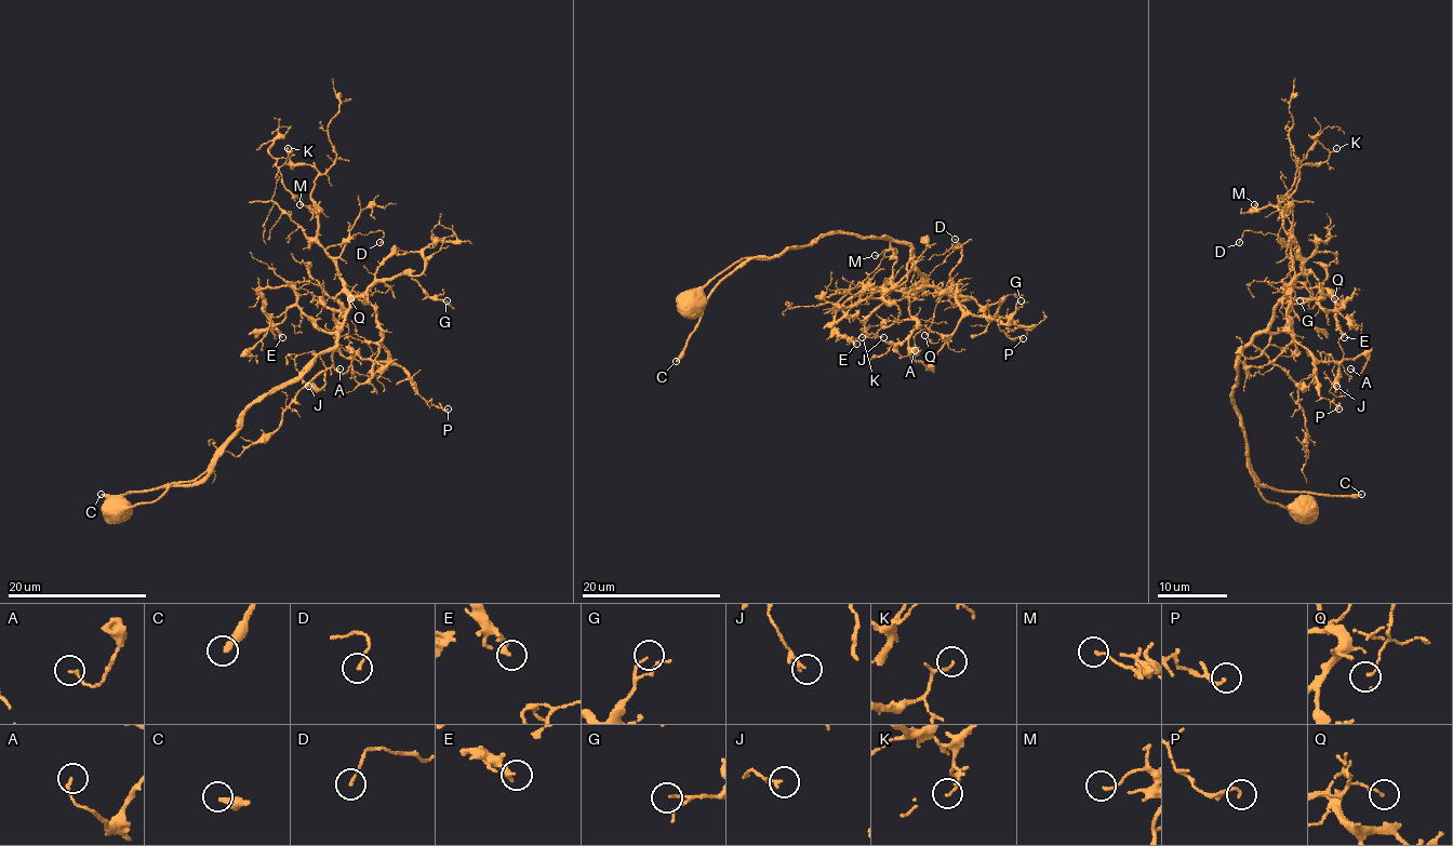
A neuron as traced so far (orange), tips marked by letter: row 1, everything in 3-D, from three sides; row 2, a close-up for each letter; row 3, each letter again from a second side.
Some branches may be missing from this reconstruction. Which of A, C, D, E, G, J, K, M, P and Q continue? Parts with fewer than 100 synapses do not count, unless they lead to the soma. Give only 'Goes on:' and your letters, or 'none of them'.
Goes on: C

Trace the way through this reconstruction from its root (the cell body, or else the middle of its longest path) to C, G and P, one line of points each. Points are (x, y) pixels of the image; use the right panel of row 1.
C: (1303, 511), (1298, 514), (1280, 504), (1268, 502), (1260, 488), (1271, 486), (1282, 492), (1328, 495), (1361, 494)
G: (1303, 511), (1263, 497), (1234, 403), (1237, 358), (1296, 278), (1311, 273), (1322, 296), (1300, 300)
P: (1303, 511), (1263, 497), (1234, 403), (1237, 358), (1285, 296), (1288, 326), (1314, 361), (1317, 392), (1338, 408)

